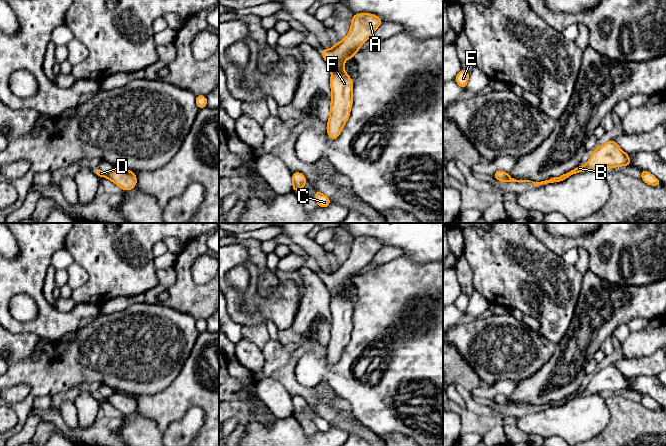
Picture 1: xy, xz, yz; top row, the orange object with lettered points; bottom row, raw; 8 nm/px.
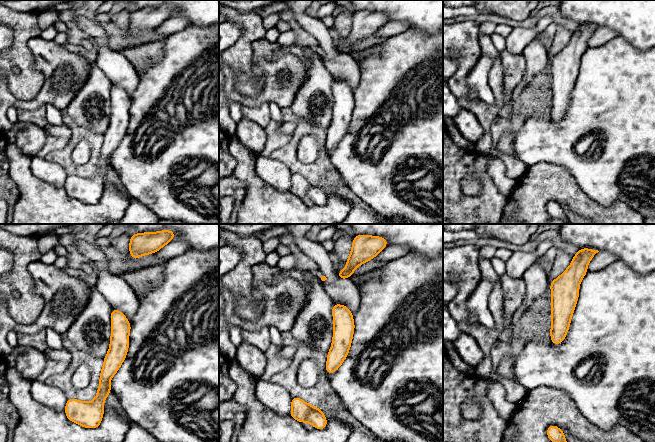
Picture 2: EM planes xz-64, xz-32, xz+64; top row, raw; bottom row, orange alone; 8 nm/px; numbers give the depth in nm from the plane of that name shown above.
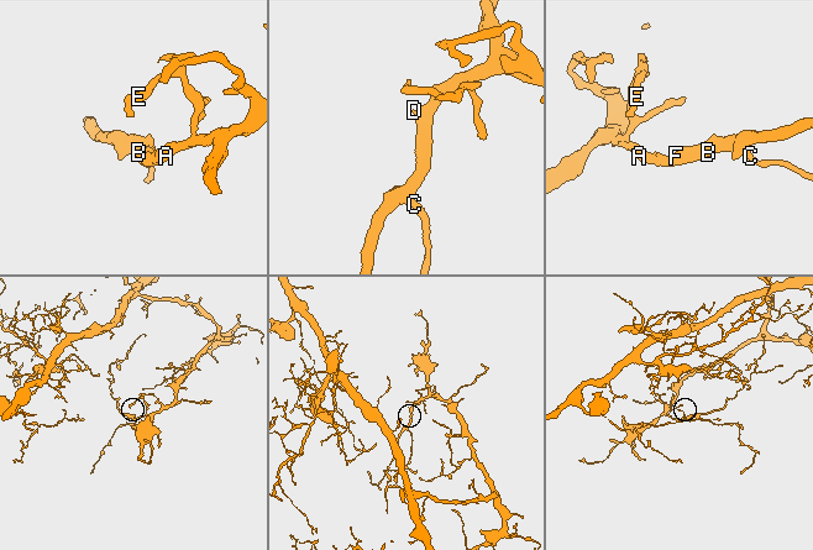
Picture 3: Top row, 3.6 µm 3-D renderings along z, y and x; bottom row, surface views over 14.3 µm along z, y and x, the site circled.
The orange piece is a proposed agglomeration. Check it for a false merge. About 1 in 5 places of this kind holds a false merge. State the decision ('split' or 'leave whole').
leave whole

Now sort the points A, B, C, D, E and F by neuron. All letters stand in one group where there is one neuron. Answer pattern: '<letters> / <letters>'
A B C D E F

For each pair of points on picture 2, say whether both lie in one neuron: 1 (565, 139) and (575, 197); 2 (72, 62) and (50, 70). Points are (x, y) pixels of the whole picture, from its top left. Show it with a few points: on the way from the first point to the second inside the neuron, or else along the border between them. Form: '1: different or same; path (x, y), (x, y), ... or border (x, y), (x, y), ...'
1: different; border (549, 164), (563, 166), (572, 175), (584, 193)
2: same; path (67, 66), (55, 66)

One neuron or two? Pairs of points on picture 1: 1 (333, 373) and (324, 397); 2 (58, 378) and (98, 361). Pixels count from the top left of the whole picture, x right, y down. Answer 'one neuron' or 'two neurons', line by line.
1: two neurons
2: one neuron

